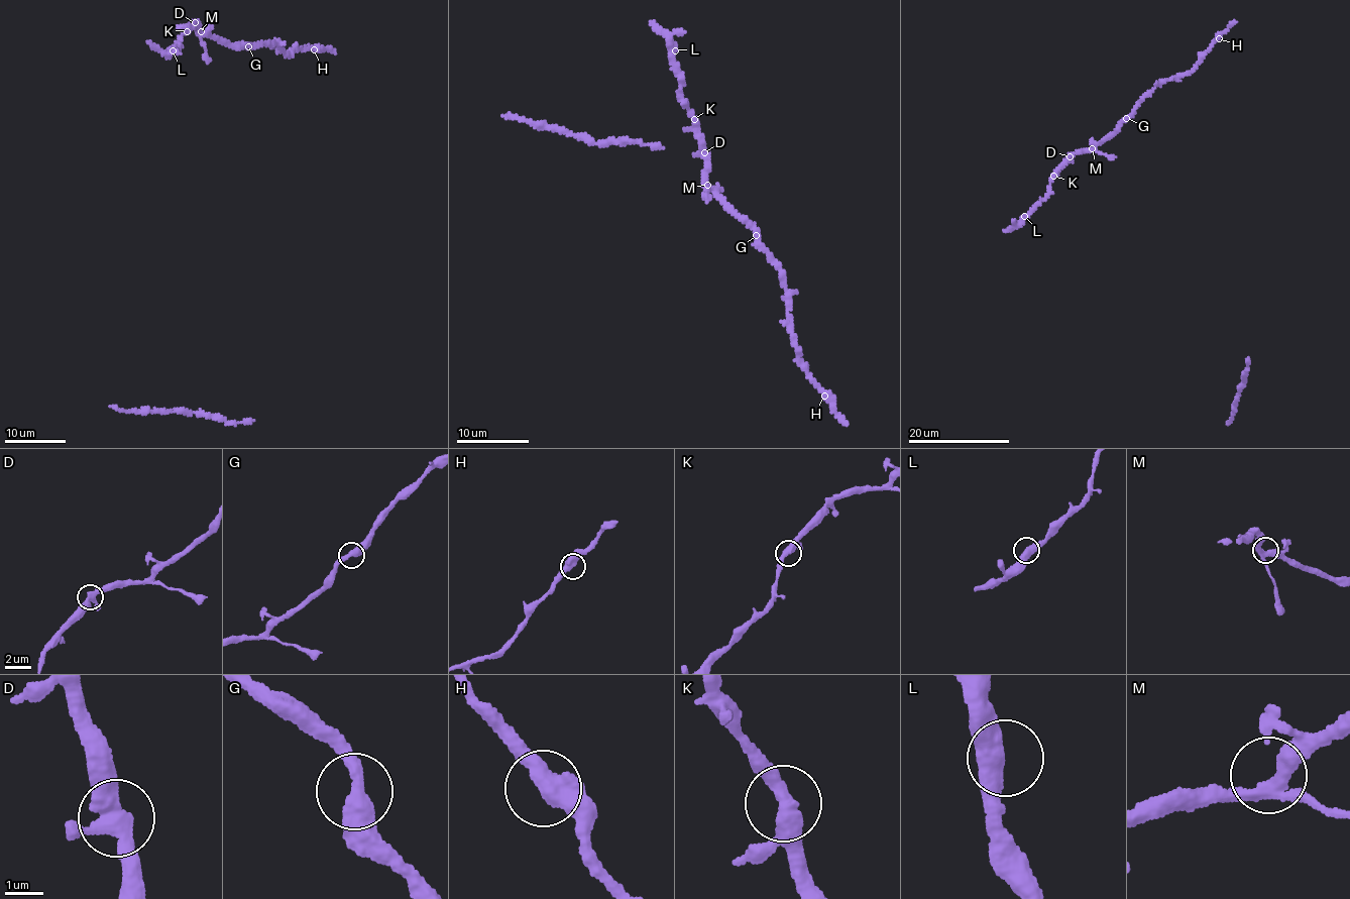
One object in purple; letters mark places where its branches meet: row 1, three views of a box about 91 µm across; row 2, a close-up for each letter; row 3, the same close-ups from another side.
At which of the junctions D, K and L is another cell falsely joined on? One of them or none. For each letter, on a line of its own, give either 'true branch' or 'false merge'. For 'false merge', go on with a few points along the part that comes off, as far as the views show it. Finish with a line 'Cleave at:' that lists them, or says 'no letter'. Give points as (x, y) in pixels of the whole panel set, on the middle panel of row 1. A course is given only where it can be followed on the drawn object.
D: true branch
K: true branch
L: true branch
Cleave at: no letter

